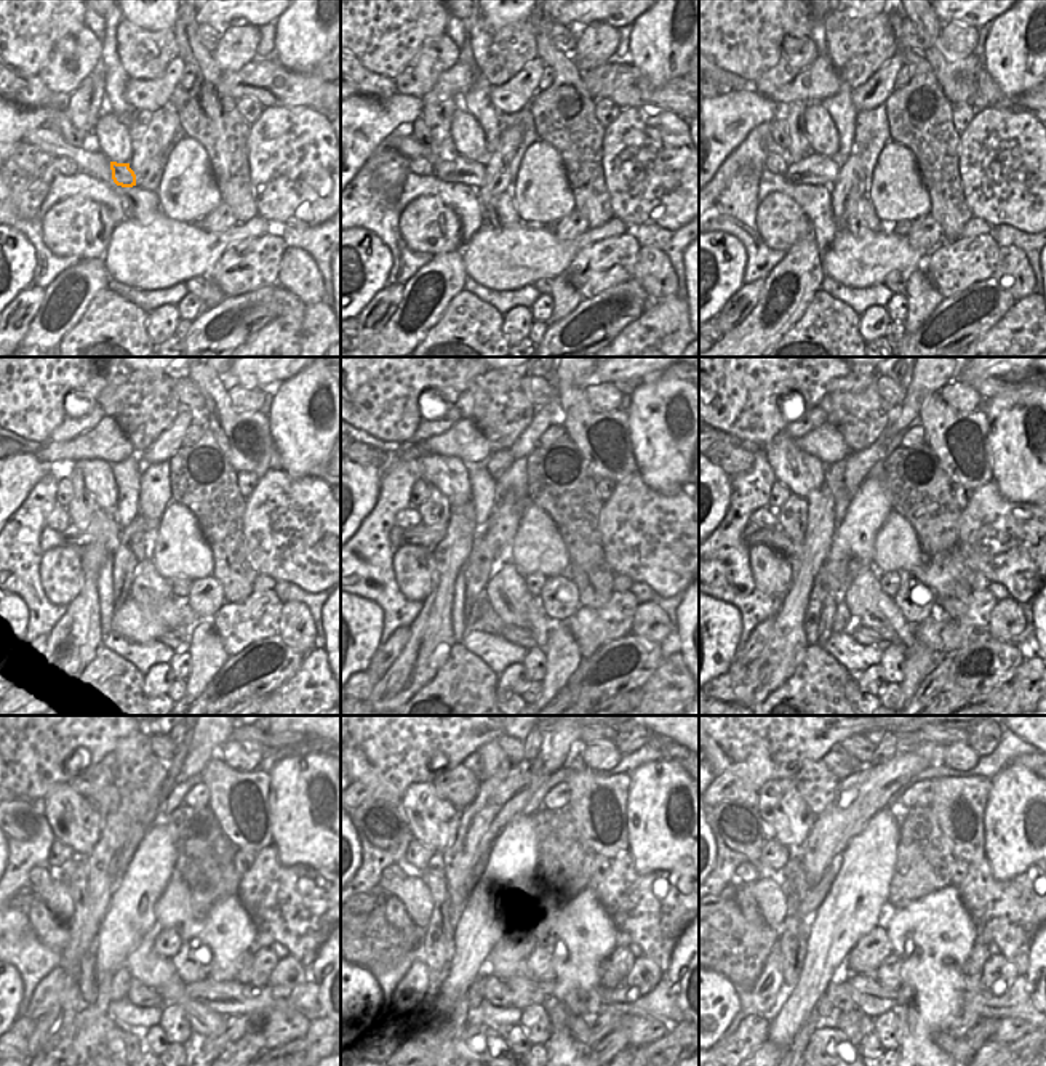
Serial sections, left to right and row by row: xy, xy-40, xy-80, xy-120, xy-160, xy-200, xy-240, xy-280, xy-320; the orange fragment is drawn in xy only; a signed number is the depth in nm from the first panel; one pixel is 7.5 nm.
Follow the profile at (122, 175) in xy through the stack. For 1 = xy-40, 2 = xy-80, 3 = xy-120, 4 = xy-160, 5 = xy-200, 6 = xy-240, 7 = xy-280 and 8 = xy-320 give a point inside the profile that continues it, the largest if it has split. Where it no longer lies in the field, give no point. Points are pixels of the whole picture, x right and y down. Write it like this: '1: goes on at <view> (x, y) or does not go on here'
1: goes on at xy-40 (463, 170)
2: goes on at xy-80 (814, 170)
3: goes on at xy-120 (99, 527)
4: goes on at xy-160 (429, 537)
5: goes on at xy-200 (779, 541)
6: goes on at xy-240 (56, 895)
7: goes on at xy-280 (411, 892)
8: goes on at xy-320 (768, 892)

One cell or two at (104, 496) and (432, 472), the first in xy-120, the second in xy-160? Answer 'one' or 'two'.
one

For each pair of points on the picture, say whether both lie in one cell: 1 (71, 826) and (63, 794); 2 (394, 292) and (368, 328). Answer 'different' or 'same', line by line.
1: same
2: same

